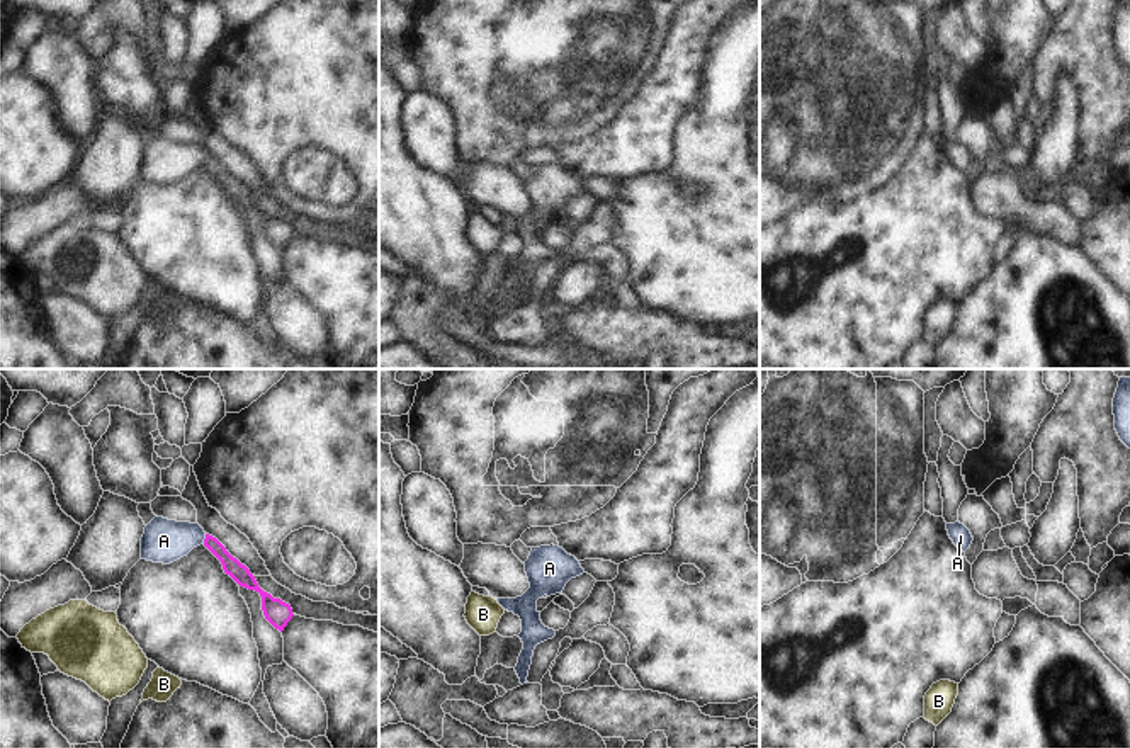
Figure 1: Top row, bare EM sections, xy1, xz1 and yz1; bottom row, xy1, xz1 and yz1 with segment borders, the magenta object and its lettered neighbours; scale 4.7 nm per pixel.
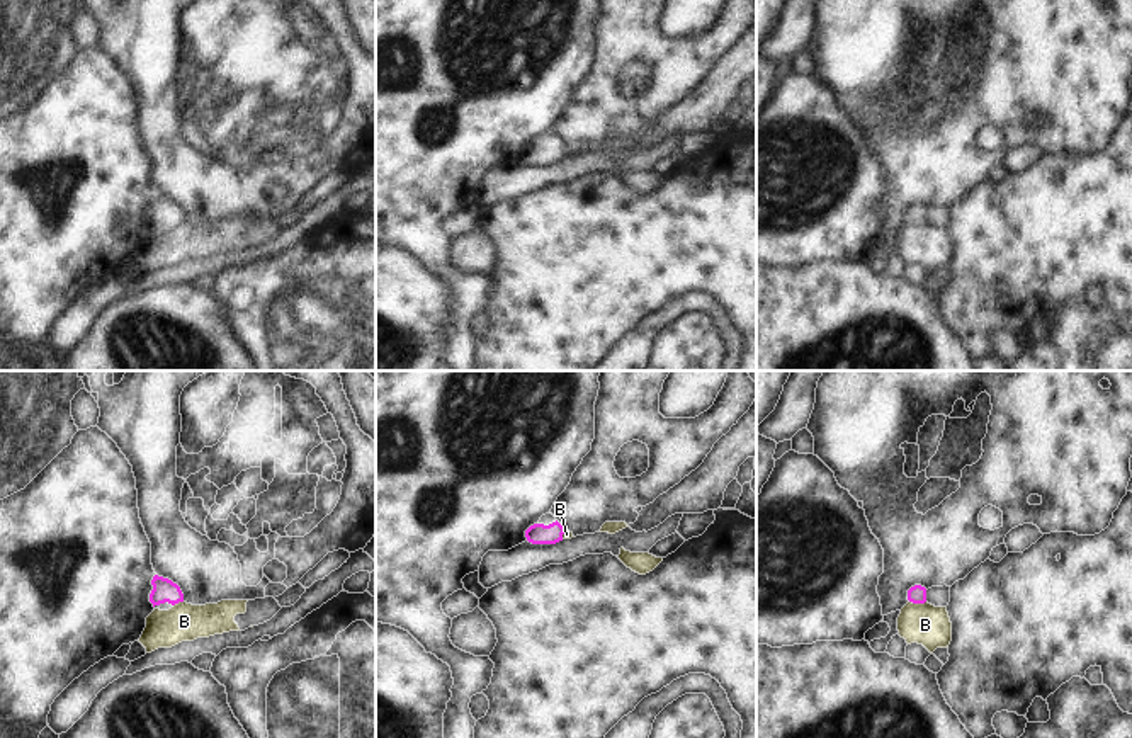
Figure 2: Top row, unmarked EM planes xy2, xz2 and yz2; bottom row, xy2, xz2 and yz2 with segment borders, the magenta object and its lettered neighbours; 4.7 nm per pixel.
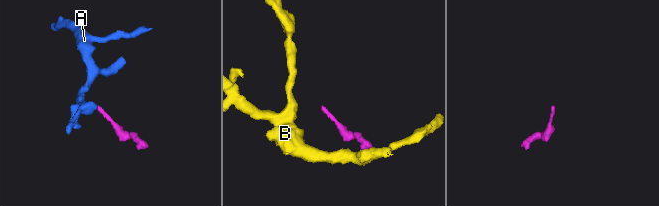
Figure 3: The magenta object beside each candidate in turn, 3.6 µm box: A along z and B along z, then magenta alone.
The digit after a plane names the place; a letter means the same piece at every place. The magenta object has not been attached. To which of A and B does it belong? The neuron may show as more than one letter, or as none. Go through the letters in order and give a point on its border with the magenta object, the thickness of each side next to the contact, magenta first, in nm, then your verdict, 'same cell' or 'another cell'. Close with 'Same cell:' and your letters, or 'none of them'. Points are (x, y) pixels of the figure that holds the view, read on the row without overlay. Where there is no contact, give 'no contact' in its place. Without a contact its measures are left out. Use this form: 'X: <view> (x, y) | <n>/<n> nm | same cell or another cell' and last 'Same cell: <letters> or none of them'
A: xy1 (204, 158) | 90/200 nm | same cell
B: yz2 (918, 221) | 90/190 nm | another cell
Same cell: A

